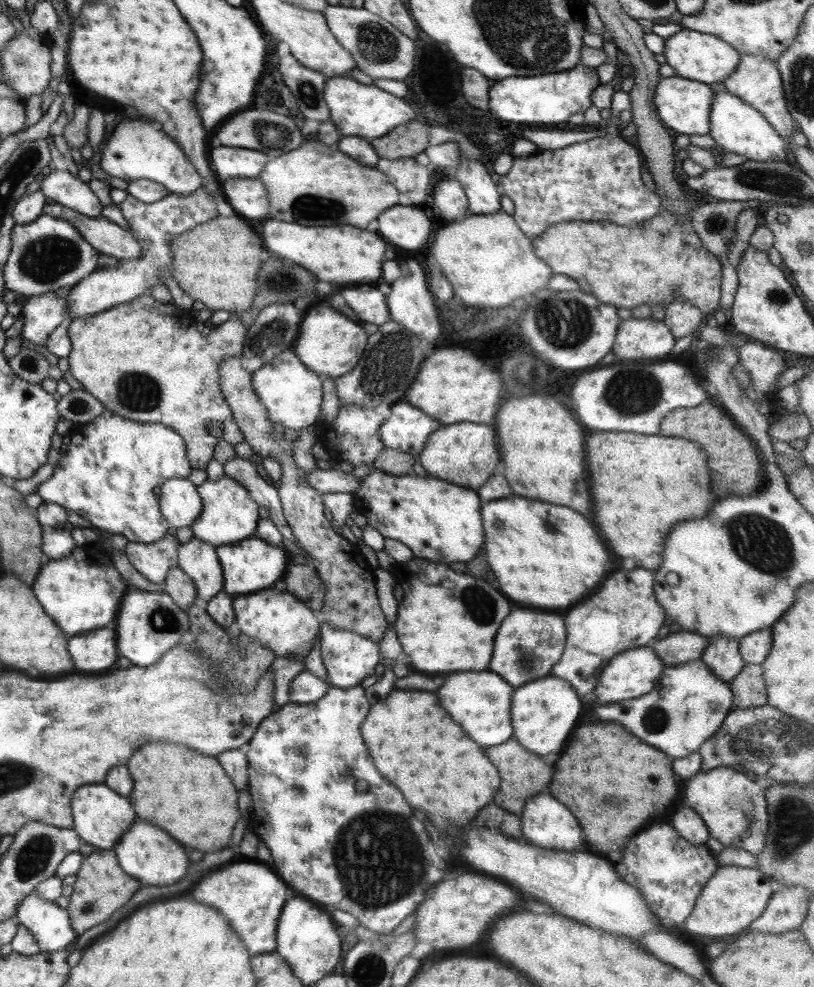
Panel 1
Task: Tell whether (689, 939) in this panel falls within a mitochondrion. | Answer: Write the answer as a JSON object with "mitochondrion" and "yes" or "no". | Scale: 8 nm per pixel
{"mitochondrion":"no"}

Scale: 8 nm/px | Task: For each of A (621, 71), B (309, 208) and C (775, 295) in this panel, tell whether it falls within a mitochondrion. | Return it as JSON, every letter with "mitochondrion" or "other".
{"A":"other","B":"mitochondrion","C":"mitochondrion"}

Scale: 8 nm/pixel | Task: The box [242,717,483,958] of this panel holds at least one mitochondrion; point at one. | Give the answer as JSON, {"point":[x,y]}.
{"point":[379,857]}

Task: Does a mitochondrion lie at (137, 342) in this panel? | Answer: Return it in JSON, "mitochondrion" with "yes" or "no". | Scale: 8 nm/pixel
{"mitochondrion":"no"}

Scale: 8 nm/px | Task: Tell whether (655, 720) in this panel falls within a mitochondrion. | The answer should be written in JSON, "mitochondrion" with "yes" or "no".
{"mitochondrion":"yes"}

